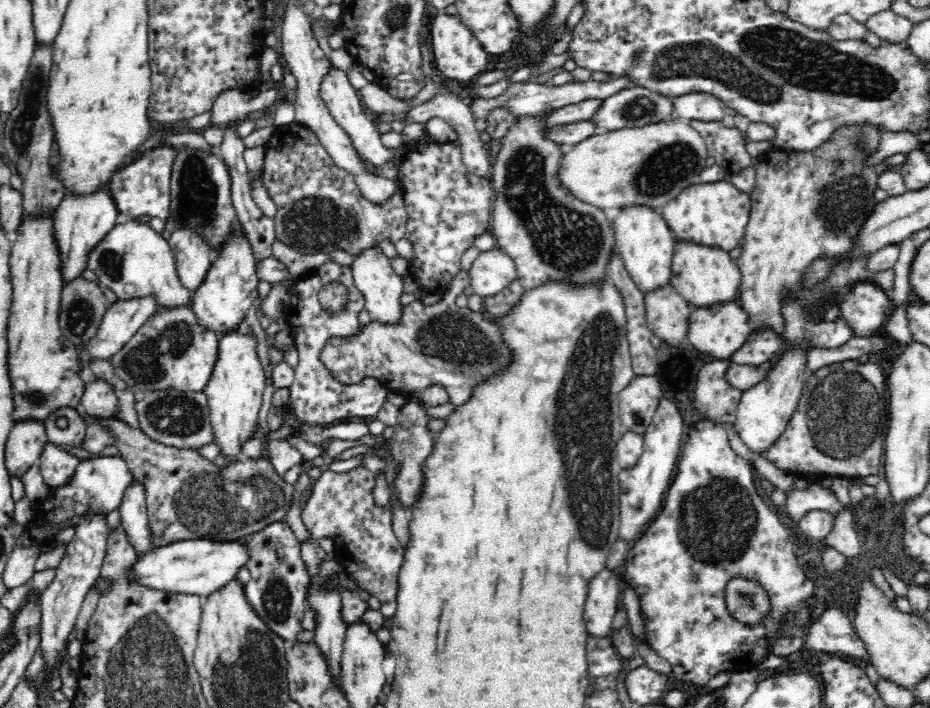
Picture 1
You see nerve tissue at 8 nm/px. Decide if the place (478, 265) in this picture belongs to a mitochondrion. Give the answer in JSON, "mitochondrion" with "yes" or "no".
{"mitochondrion":"no"}

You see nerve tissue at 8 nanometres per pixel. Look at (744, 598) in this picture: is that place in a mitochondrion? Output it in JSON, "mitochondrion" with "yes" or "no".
{"mitochondrion":"yes"}

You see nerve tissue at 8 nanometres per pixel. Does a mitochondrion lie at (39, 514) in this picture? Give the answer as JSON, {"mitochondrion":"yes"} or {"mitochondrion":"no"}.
{"mitochondrion":"no"}

